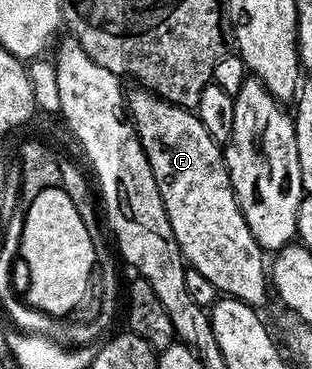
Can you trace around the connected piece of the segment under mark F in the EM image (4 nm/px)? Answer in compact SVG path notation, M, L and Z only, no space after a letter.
M135 88L125 101L131 122L157 180L173 236L186 265L201 272L220 295L263 308L269 294L269 262L235 199L220 143L205 132L198 113L174 106L151 90Z

